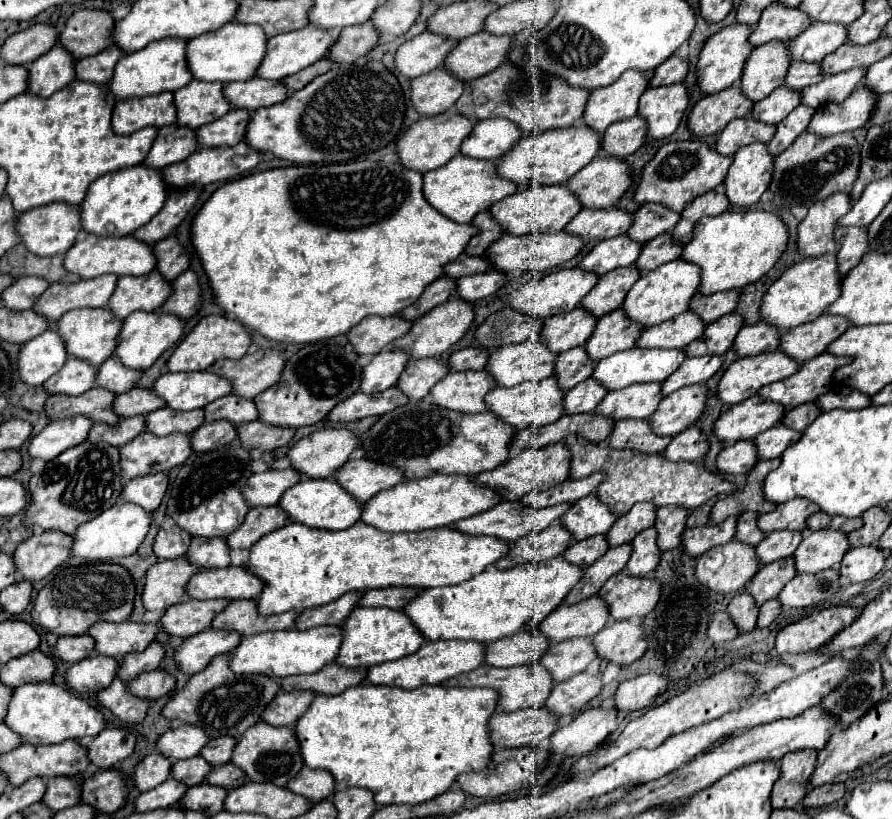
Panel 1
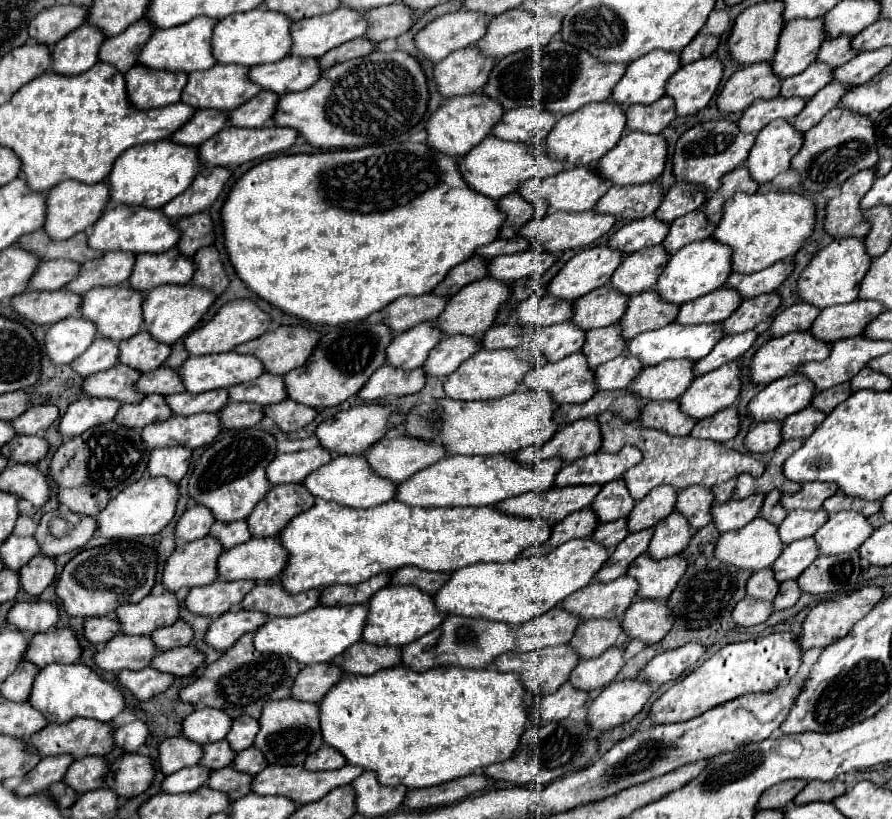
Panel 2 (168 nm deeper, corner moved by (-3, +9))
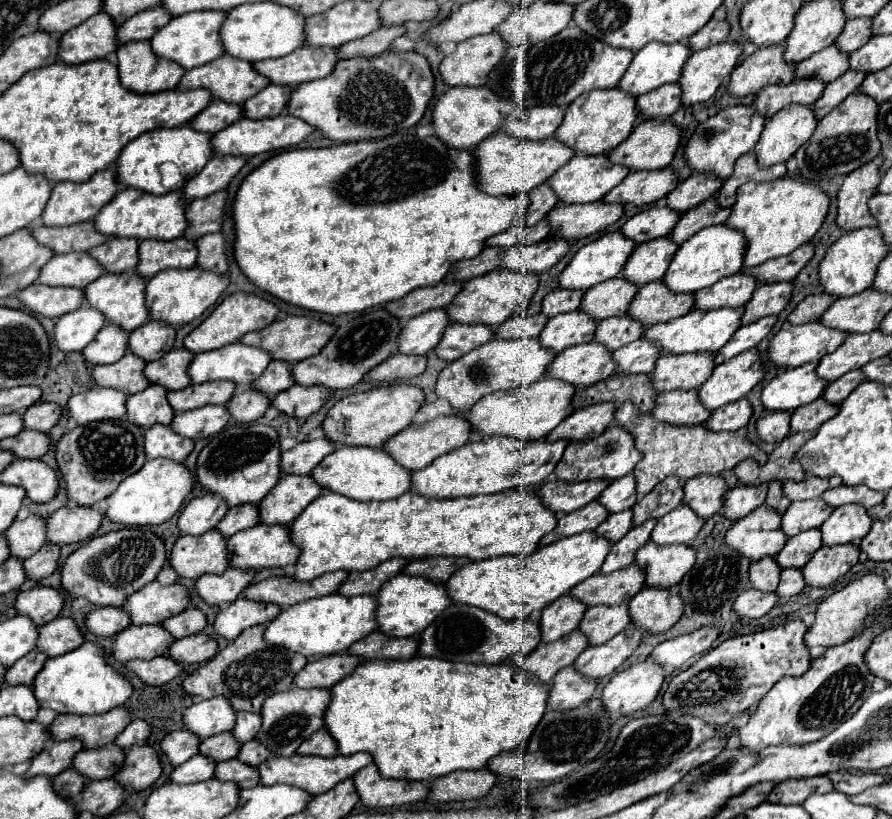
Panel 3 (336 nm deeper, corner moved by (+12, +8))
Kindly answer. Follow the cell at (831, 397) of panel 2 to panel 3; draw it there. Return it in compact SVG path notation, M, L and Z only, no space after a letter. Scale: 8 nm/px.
M858 369L858 371L850 371L848 375L842 375L840 379L832 381L826 391L824 391L824 399L830 401L830 403L836 403L840 405L860 383L866 381L866 375Z

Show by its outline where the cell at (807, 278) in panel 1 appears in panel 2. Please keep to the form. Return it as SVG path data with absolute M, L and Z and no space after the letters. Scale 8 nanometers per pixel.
M843 238L833 240L829 246L819 250L811 262L805 266L805 270L797 278L797 298L805 304L811 304L819 310L835 304L847 304L855 300L855 294L859 290L859 282L863 280L863 274L867 272L871 258L867 258L865 246L861 238Z

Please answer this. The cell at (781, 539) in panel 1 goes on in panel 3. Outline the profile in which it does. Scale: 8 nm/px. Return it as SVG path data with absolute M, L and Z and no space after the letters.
M820 497L808 501L792 501L792 505L782 517L782 531L788 537L794 537L802 531L820 527L832 515L832 511L832 505L828 505Z

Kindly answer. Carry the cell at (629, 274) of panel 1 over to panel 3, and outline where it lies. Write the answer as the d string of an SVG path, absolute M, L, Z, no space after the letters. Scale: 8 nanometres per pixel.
M668 237L646 241L632 251L626 267L622 269L622 275L636 285L658 281L668 271L668 265L676 251L678 245Z

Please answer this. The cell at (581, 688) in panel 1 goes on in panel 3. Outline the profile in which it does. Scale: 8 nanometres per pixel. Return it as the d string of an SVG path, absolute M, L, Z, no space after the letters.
M634 629L630 633L630 637L626 633L618 633L616 637L612 637L610 641L606 641L602 645L588 647L574 661L574 667L580 669L580 673L584 673L588 677L596 677L596 679L608 677L634 653L634 649L640 645L640 641L642 641L640 629Z

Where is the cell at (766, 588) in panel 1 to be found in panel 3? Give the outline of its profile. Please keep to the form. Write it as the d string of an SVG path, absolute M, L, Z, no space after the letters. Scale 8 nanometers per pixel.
M808 529L796 537L790 537L786 547L776 555L776 561L780 563L782 569L804 567L820 547L822 547L822 531Z

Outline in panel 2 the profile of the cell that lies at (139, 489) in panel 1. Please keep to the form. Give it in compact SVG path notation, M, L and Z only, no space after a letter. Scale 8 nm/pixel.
M183 446L155 448L147 462L147 476L151 476L151 478L163 476L169 482L177 484L187 474L189 458L191 458L191 450L187 450Z

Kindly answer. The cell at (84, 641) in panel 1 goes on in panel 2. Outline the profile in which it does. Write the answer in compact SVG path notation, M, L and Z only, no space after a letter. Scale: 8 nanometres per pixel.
M87 618L83 624L83 636L89 644L99 646L105 644L107 640L111 640L115 634L119 632L119 624L115 622L115 618Z

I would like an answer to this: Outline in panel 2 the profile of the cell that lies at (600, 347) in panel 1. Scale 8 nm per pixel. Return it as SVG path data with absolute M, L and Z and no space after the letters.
M653 290L631 296L625 308L625 314L617 322L621 328L621 338L631 340L641 332L663 328L673 322L679 306L663 302Z

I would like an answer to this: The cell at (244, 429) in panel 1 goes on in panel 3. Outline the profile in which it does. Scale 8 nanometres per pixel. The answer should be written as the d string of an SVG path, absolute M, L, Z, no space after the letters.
M292 385L286 391L280 391L278 395L274 395L272 405L286 413L286 415L294 415L294 417L308 417L312 413L316 413L324 399L330 397L330 389L324 385L312 385L312 387L302 387L302 385Z

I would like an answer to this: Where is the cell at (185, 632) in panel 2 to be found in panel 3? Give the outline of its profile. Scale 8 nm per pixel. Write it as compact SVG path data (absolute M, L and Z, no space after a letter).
M188 607L180 615L166 619L162 625L174 639L180 639L180 637L186 637L186 635L194 635L196 631L200 633L206 627L206 615L200 609Z

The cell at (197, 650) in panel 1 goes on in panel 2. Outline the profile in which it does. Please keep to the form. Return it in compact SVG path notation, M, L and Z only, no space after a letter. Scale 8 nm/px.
M243 610L225 612L209 624L205 632L205 642L215 650L225 652L237 642L237 638L241 638L247 632L255 632L263 622L265 614L259 612L243 612Z

